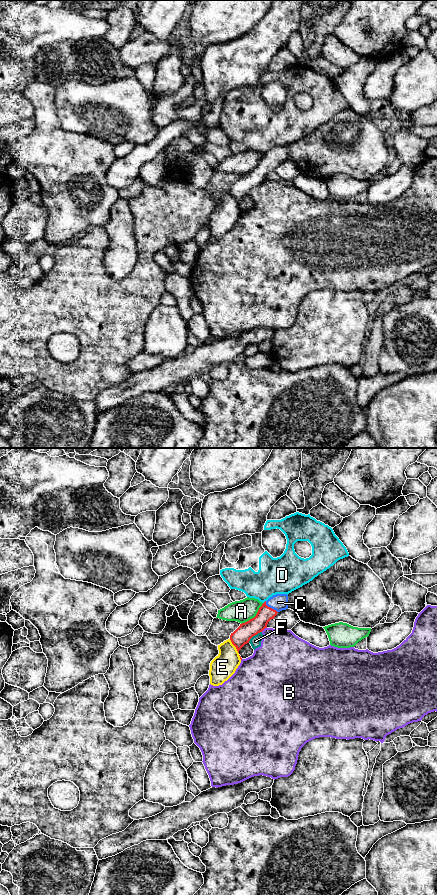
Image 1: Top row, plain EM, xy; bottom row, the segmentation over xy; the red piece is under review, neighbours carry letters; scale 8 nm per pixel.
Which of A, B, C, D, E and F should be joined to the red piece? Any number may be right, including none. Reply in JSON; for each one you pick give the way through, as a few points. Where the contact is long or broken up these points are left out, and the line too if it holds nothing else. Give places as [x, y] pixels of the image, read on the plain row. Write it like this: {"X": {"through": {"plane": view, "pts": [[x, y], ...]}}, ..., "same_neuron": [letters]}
{"C": {"through": {"plane": "xy", "pts": [[257, 176], [269, 159], [278, 154]]}}, "same_neuron": ["C"]}

